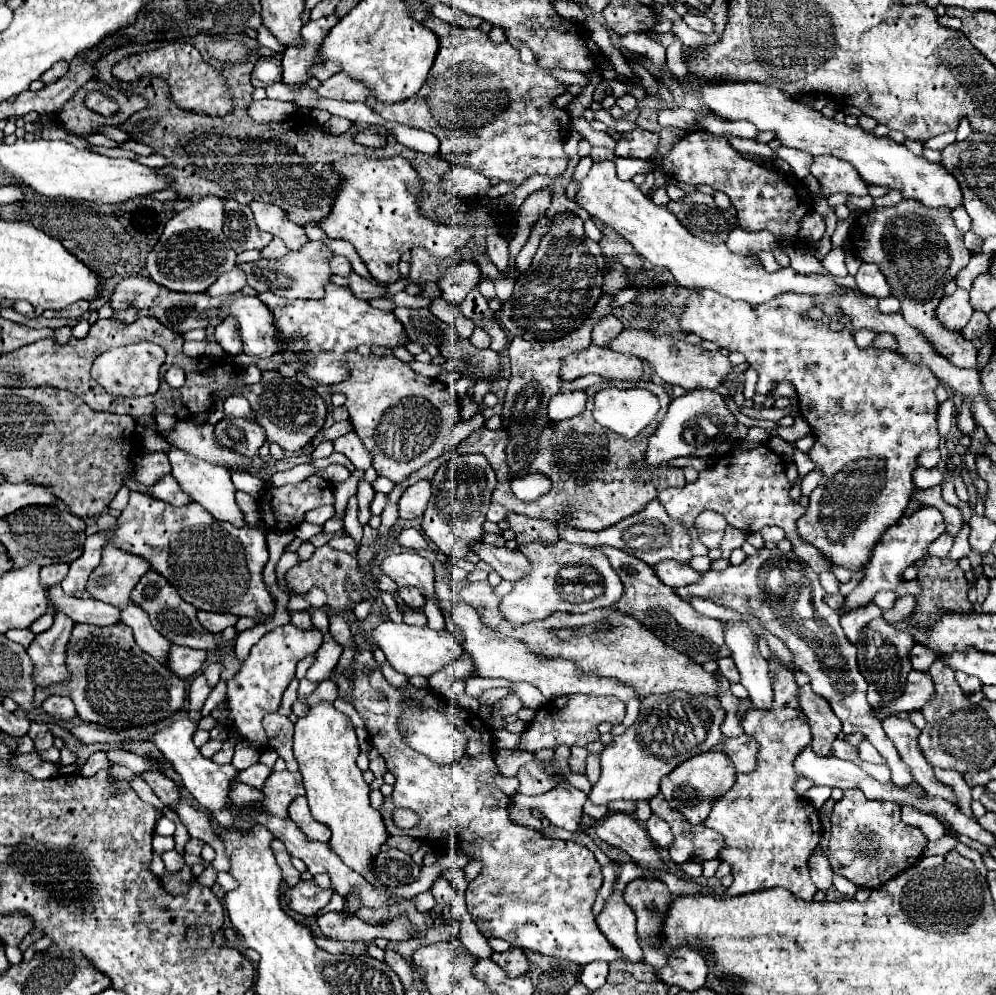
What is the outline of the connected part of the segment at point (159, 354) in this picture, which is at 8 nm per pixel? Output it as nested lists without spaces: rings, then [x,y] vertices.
[[[138,342],[138,344],[130,344],[130,346],[120,346],[120,348],[114,348],[112,352],[104,352],[102,356],[98,356],[94,360],[92,376],[112,396],[132,398],[132,396],[156,394],[160,388],[160,368],[164,364],[164,358],[166,358],[166,354],[158,344]]]

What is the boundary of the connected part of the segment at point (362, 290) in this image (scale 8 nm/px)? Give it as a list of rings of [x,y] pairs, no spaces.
[[[358,274],[348,276],[348,280],[350,280],[352,292],[354,292],[358,298],[376,300],[376,298],[386,298],[386,296],[388,296],[388,288],[386,288],[386,286],[376,284],[376,282],[370,282],[370,280],[364,280],[364,278],[358,276]]]

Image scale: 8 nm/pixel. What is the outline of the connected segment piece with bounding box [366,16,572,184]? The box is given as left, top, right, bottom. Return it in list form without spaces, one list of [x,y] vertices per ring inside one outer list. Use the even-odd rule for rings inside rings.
[[[434,16],[428,18],[424,24],[440,38],[440,50],[436,54],[434,68],[430,68],[424,88],[420,88],[418,96],[414,96],[412,100],[388,104],[370,98],[366,100],[366,104],[384,120],[434,134],[440,140],[440,154],[450,164],[476,170],[486,178],[514,180],[522,184],[532,174],[556,176],[564,172],[568,166],[564,140],[572,132],[572,118],[568,112],[560,110],[554,104],[554,98],[568,92],[568,86],[560,84],[538,64],[524,64],[514,46],[510,46],[508,42],[494,44],[488,34],[478,28],[460,28]]]

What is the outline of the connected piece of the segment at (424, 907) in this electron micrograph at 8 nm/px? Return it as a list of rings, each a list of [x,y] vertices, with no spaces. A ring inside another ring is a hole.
[[[424,892],[418,894],[416,898],[412,898],[414,900],[414,906],[416,906],[417,910],[421,913],[427,913],[436,906],[436,900],[434,900],[434,896],[432,896],[432,892]]]

